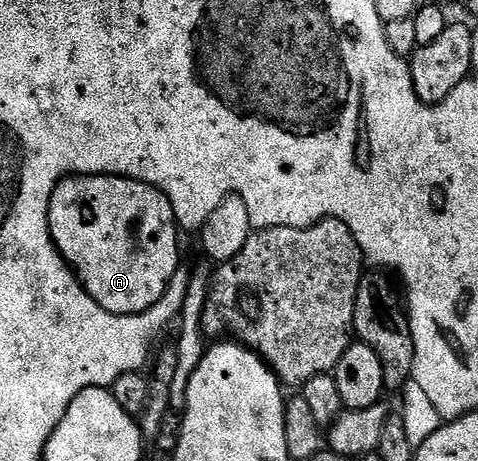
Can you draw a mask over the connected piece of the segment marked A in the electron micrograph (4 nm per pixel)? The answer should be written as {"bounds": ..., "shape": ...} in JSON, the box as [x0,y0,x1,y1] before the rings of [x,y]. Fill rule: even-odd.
{"bounds":[50,175,180,315],"shape":[[[71,175],[63,179],[52,193],[50,235],[87,293],[101,307],[117,315],[139,315],[152,309],[152,305],[164,297],[164,291],[180,264],[180,228],[174,220],[168,197],[152,185],[122,179],[118,175]]]}

